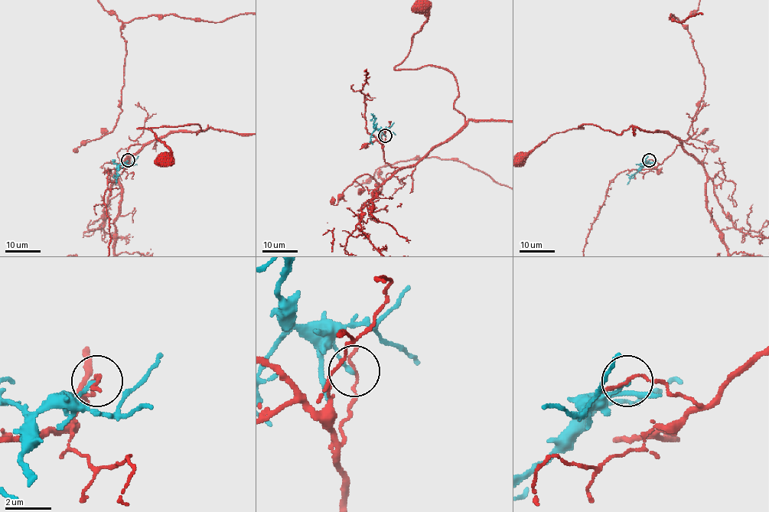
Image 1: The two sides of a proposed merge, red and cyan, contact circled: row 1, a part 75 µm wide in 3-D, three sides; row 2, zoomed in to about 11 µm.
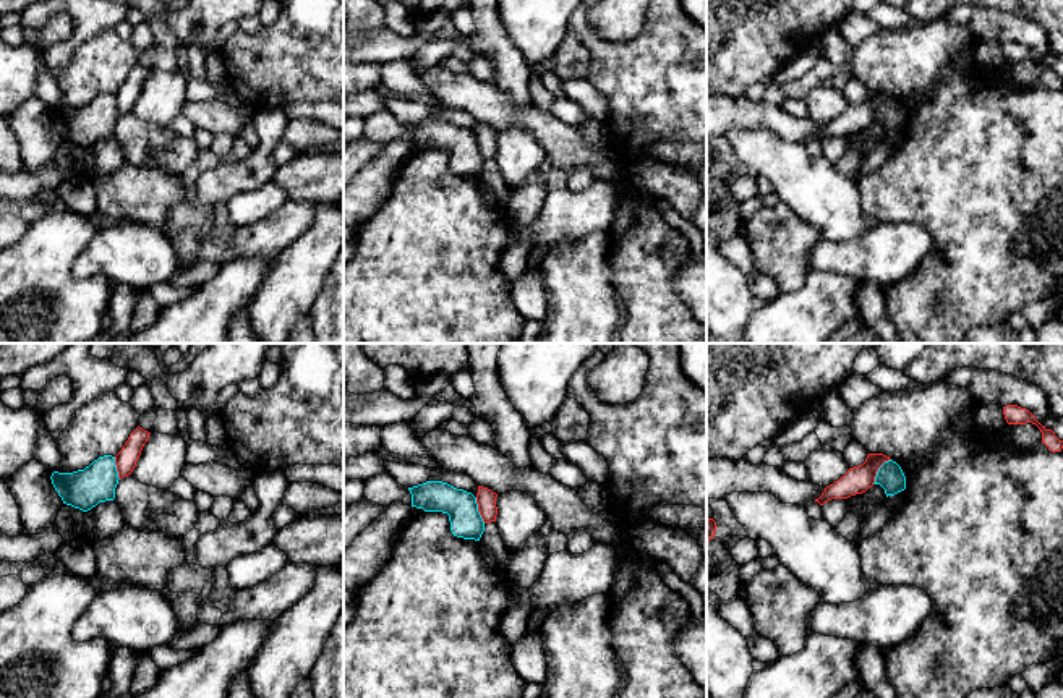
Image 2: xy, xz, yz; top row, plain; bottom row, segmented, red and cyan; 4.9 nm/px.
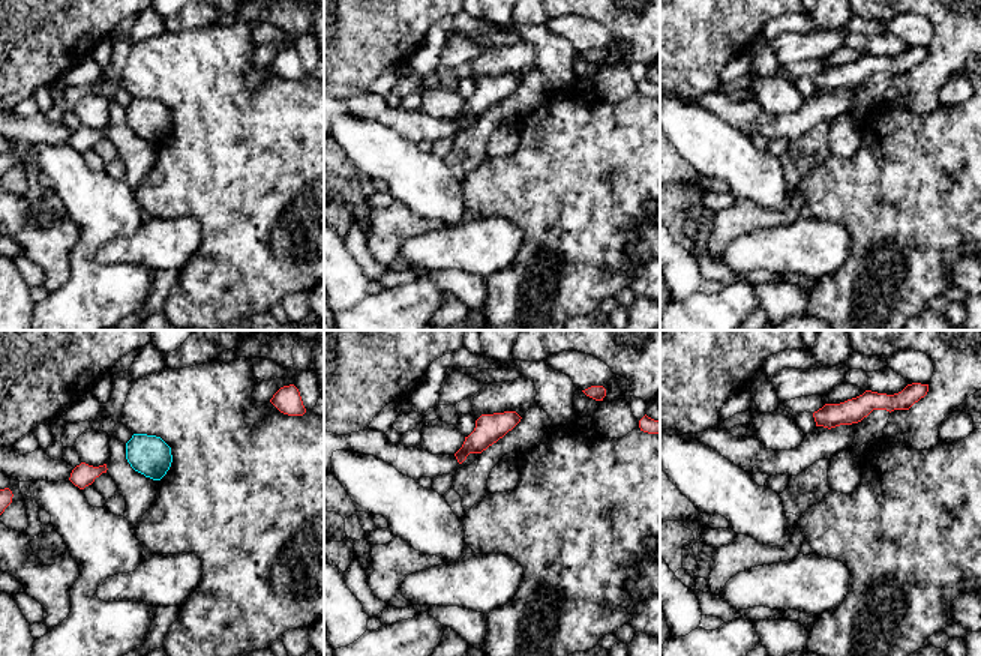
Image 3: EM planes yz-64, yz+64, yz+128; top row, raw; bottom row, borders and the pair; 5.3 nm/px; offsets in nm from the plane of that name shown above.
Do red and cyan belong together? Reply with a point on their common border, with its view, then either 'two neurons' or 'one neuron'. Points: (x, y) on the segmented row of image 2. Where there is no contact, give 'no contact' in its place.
yz (877, 470) | two neurons

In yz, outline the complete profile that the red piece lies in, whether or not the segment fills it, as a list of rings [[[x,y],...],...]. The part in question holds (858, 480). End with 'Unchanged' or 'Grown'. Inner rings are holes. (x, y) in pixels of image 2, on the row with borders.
[[[869,453],[862,465],[849,468],[844,476],[826,486],[815,502],[823,505],[831,499],[847,499],[865,492],[873,486],[878,468],[888,460],[891,458],[883,453]]]. Unchanged

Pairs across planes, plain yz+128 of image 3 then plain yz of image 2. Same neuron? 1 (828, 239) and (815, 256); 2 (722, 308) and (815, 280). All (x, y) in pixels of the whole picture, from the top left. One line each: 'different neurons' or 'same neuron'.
1: same neuron
2: same neuron

